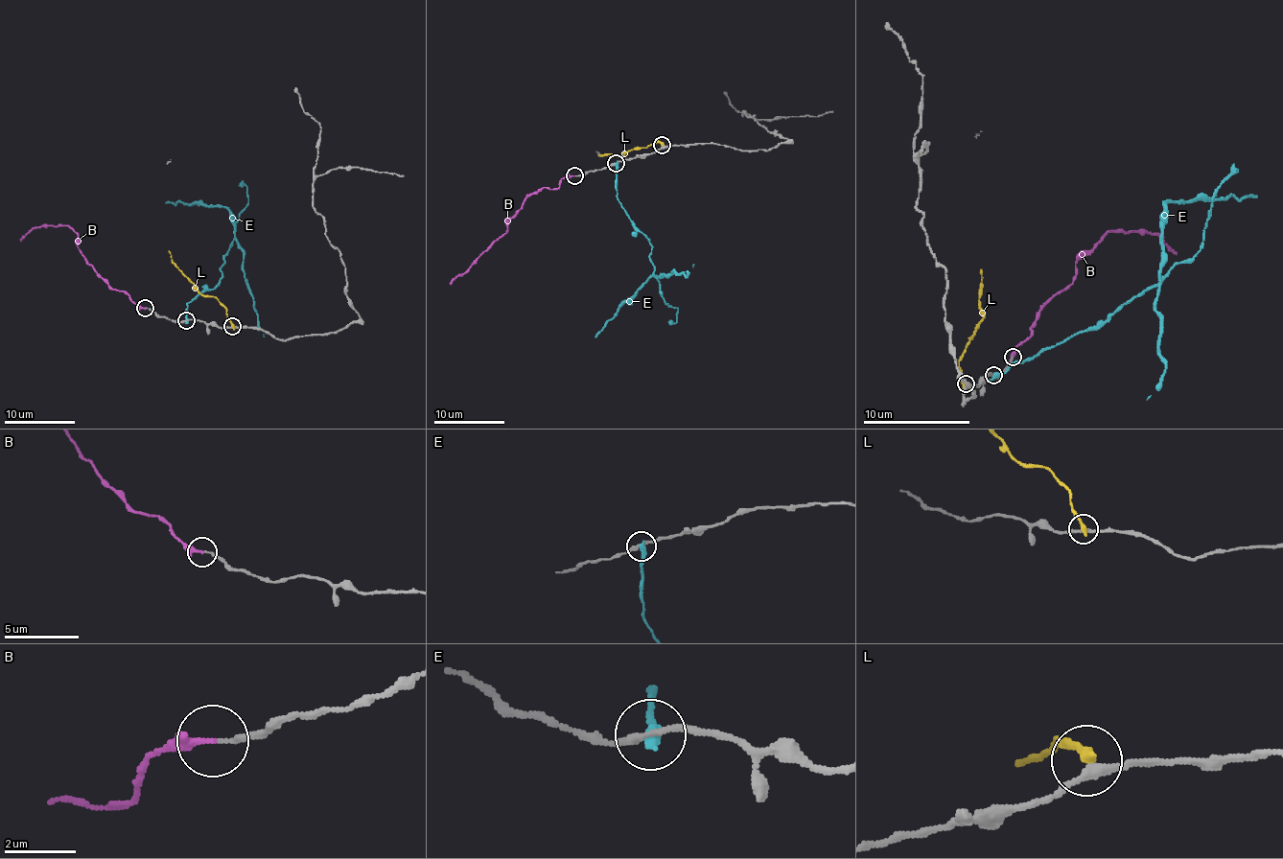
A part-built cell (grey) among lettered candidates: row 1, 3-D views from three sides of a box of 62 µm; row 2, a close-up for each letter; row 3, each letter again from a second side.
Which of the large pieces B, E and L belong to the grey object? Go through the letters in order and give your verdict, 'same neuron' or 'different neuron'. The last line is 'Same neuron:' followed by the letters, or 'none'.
B: same neuron
E: different neuron
L: different neuron
Same neuron: B

